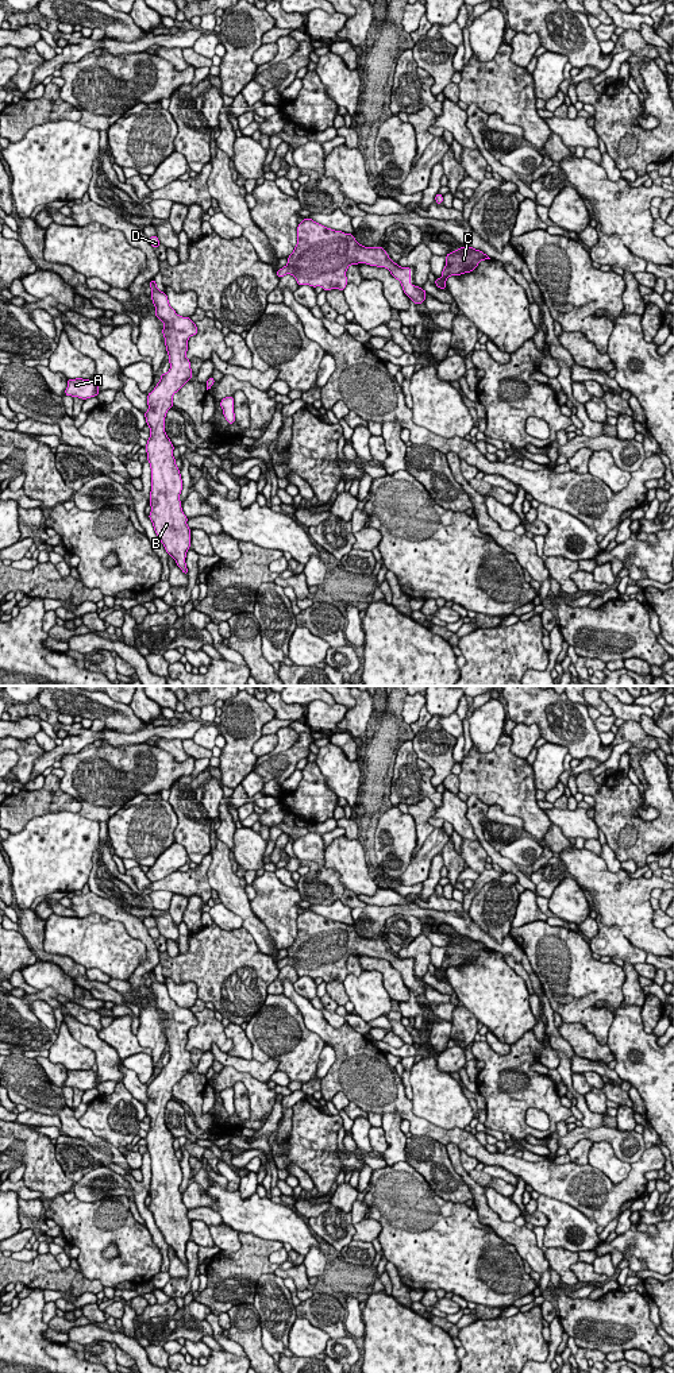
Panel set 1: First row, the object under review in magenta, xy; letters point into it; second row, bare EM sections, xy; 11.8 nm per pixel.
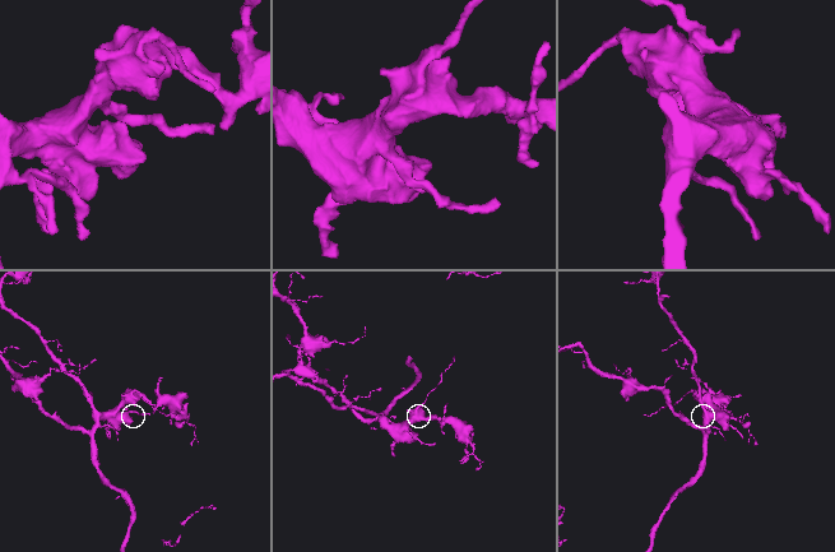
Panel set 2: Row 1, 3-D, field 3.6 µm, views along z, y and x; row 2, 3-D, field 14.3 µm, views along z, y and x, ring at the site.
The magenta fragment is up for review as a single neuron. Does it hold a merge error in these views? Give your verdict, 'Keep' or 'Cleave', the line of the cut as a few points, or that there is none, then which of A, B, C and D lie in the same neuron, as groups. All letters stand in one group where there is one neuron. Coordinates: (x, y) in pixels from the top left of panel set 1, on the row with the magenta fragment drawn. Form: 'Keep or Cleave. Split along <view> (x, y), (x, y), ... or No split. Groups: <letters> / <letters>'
Keep. No split. Groups: A B C D

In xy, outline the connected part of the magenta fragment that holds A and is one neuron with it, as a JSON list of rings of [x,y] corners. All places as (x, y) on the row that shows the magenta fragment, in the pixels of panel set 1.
[[[76,378],[76,379],[68,379],[68,387],[65,390],[65,396],[78,397],[82,400],[90,398],[97,396],[99,392],[99,383],[97,381],[89,378]]]

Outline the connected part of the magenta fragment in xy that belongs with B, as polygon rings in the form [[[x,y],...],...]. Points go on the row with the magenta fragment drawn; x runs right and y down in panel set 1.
[[[155,279],[149,281],[155,316],[165,327],[165,346],[170,369],[161,374],[161,379],[147,394],[149,410],[145,412],[150,427],[150,439],[145,450],[151,468],[151,491],[149,518],[154,531],[177,566],[188,575],[185,563],[186,551],[190,548],[190,529],[186,525],[180,501],[182,479],[173,456],[174,446],[165,432],[165,417],[173,406],[173,394],[192,378],[190,360],[186,358],[188,340],[199,332],[190,317],[182,317],[169,305],[165,292],[157,289]]]

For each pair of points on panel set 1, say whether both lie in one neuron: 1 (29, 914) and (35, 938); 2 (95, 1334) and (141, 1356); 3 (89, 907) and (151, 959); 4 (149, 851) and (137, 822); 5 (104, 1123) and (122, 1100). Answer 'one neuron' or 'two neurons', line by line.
1: one neuron
2: one neuron
3: one neuron
4: one neuron
5: one neuron

